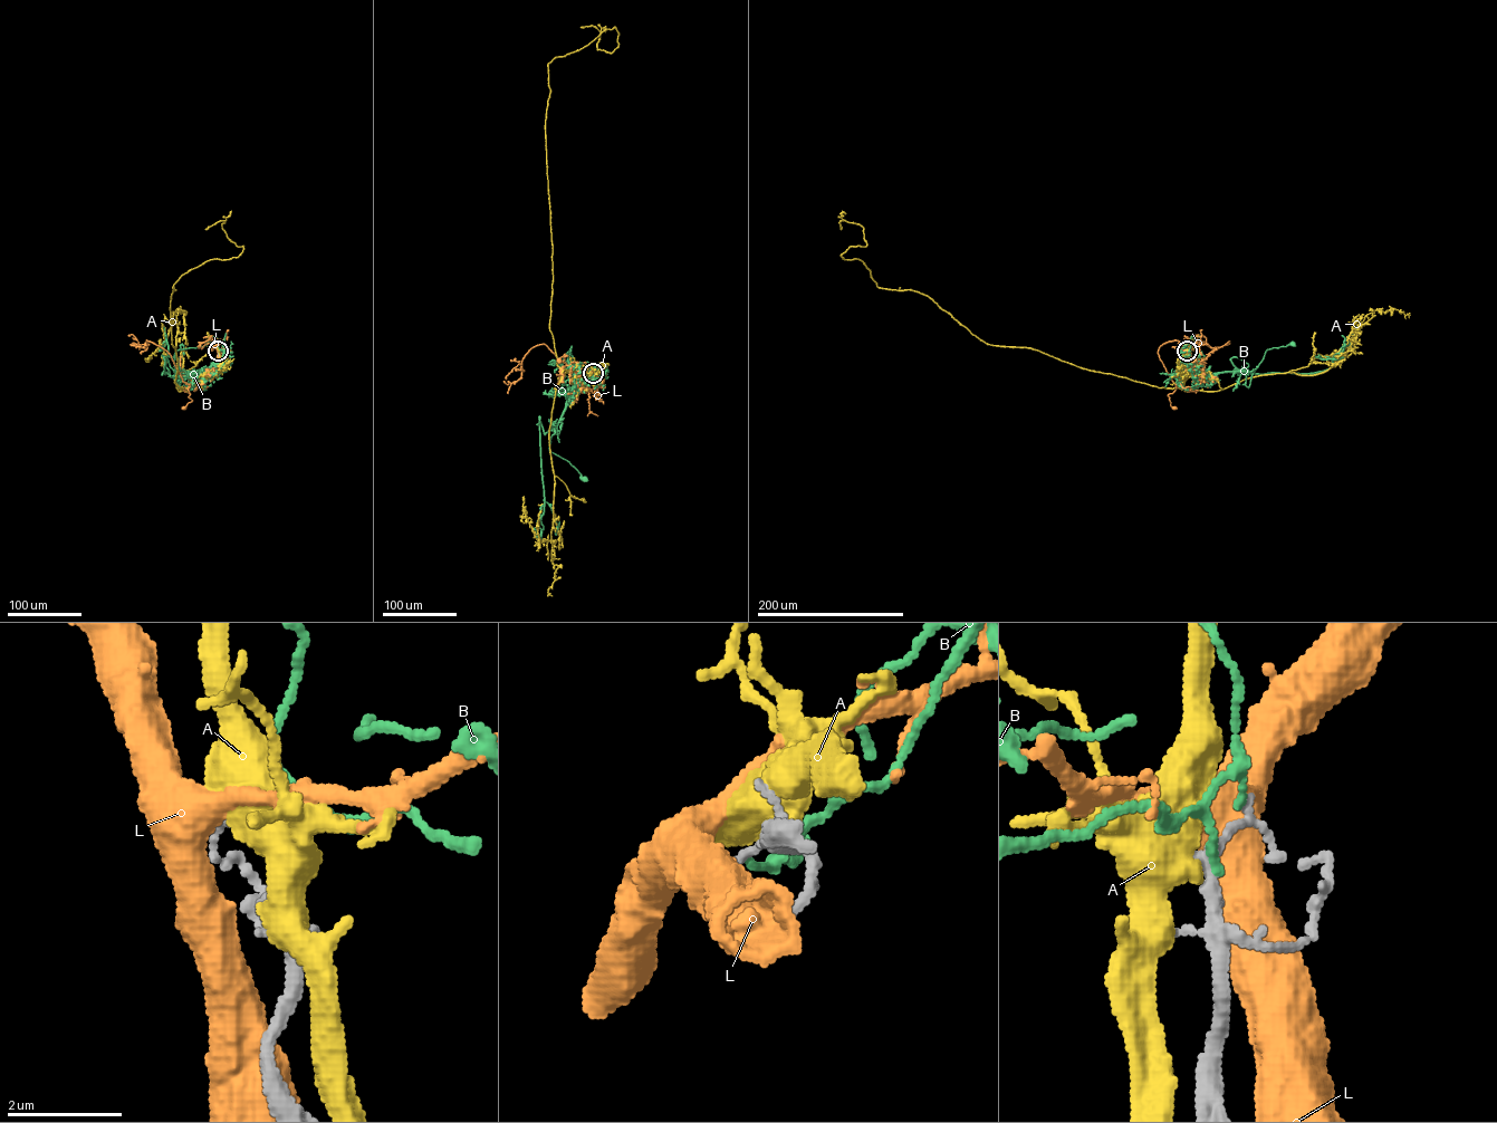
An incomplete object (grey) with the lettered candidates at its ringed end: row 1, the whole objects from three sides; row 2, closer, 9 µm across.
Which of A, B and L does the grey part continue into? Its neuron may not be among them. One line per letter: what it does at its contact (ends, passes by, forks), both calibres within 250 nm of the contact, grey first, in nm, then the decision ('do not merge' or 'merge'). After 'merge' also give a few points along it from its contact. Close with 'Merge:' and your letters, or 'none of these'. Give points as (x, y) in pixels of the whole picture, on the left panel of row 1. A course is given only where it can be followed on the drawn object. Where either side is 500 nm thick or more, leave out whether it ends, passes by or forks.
A: 220/650 nm | do not merge
B: it ends | 240/130 nm | do not merge
L: it ends | 100/280 nm | do not merge
Merge: none of these

